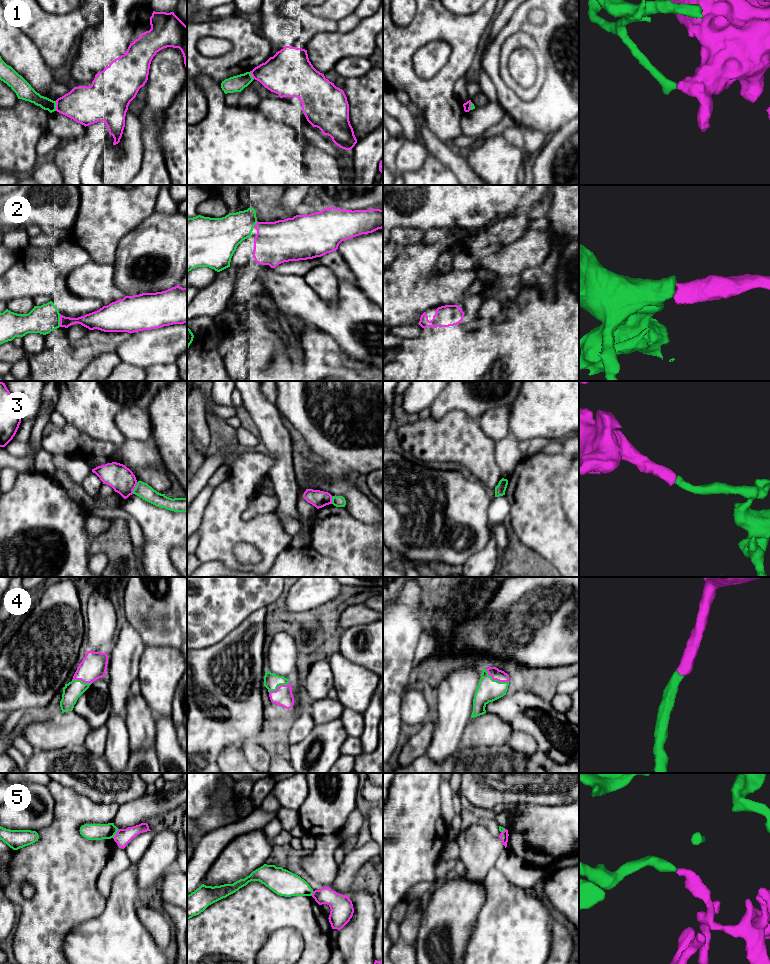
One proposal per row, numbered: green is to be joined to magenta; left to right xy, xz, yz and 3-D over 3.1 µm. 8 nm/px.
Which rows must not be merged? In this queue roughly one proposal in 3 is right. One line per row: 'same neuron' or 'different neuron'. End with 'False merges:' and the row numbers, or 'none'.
1: different neuron
2: same neuron
3: different neuron
4: same neuron
5: different neuron
False merges: 1, 3, 5

